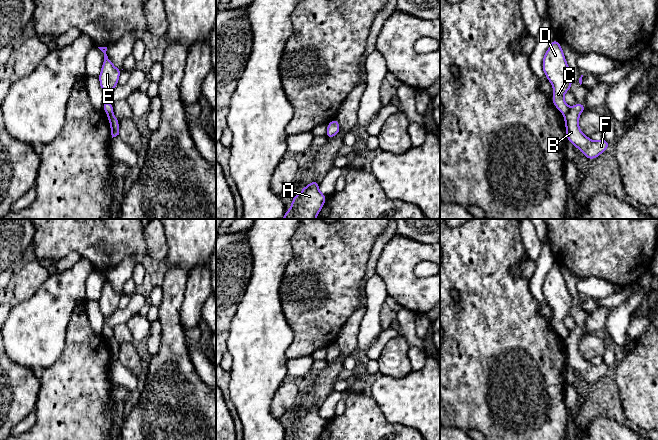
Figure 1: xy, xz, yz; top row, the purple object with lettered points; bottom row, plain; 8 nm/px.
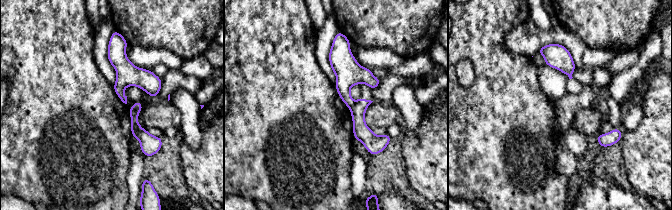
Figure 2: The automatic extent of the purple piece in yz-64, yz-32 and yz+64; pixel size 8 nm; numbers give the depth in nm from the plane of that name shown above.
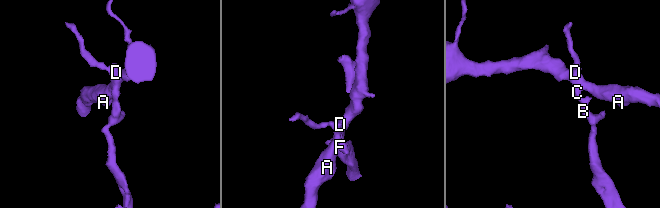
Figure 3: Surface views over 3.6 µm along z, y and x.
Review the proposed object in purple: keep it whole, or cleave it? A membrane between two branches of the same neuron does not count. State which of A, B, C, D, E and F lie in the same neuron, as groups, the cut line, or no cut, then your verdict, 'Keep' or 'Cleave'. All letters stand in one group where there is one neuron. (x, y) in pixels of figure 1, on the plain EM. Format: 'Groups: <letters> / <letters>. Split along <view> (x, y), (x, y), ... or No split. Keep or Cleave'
Groups: A C D E / B F. Split along yz (569, 332), (564, 339). Cleave

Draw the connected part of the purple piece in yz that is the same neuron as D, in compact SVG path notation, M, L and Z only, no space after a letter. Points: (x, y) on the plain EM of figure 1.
M557 263L552 265L544 278L542 291L546 302L553 311L551 324L555 331L565 339L569 330L564 324L564 318L571 313L573 298Z

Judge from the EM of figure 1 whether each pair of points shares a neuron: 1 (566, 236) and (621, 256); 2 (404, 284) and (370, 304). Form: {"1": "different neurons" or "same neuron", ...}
{"1": "same neuron", "2": "different neurons"}

